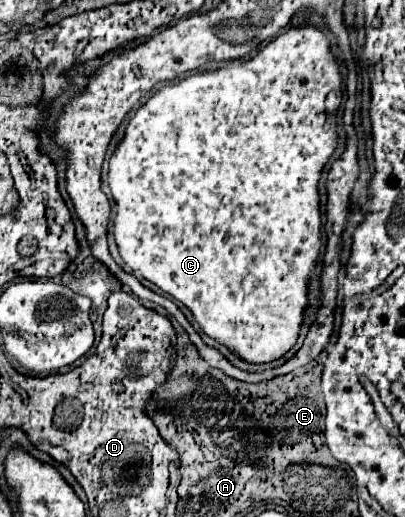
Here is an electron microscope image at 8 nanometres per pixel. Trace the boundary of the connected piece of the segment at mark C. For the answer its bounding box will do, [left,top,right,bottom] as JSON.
[109,24,341,364]

